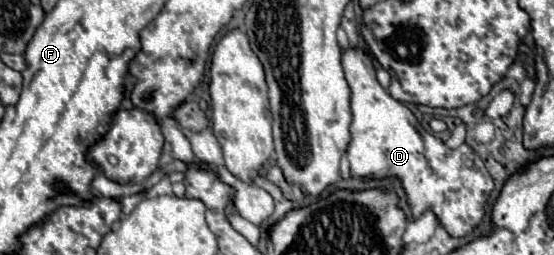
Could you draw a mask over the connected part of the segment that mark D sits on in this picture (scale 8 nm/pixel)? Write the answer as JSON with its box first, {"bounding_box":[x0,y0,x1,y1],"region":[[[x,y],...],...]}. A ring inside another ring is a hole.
{"bounding_box":[341,47,493,237],"region":[[[353,47],[345,49],[341,55],[341,63],[345,69],[345,79],[351,87],[351,143],[347,149],[347,159],[351,163],[351,177],[357,179],[399,179],[401,187],[407,195],[413,219],[419,219],[423,213],[431,211],[435,219],[447,229],[451,237],[467,237],[475,227],[481,225],[485,217],[485,203],[493,191],[493,179],[485,169],[479,155],[467,145],[461,143],[457,149],[449,149],[439,137],[431,135],[421,127],[417,117],[399,101],[395,101],[387,89],[383,89],[375,77],[375,67],[371,55],[363,49]]]}

